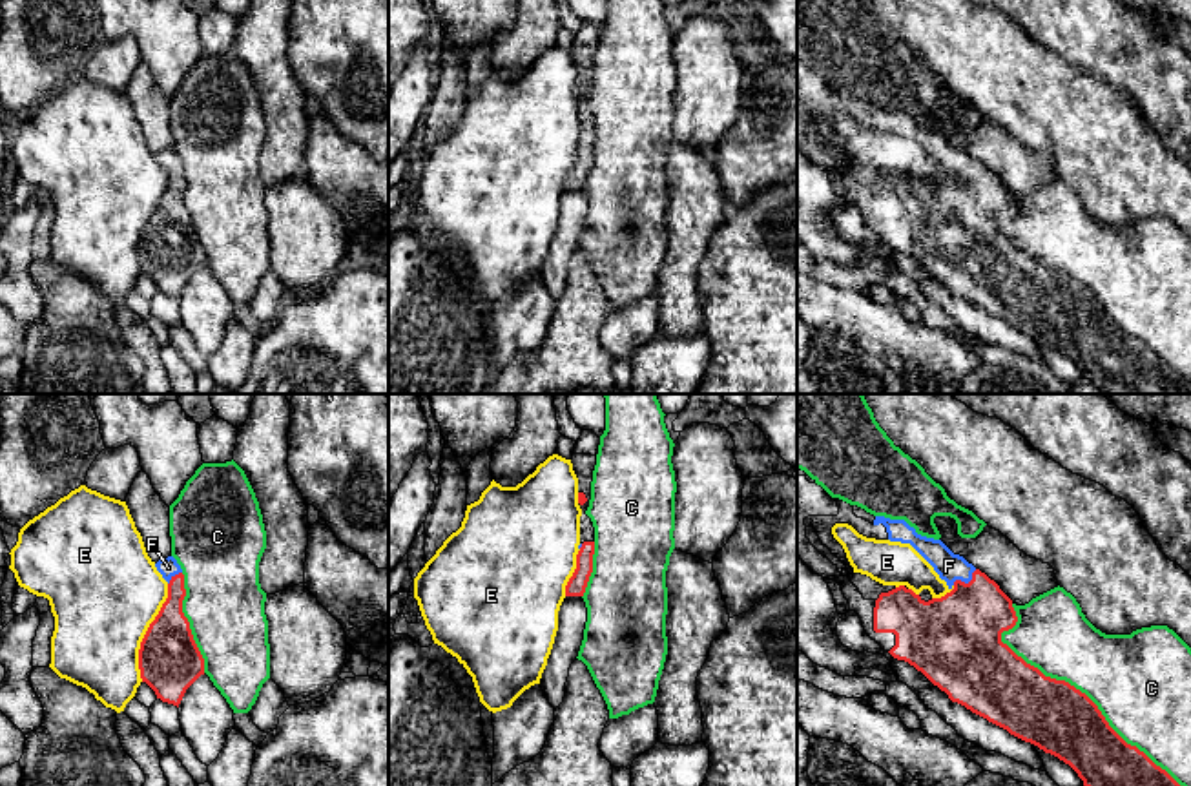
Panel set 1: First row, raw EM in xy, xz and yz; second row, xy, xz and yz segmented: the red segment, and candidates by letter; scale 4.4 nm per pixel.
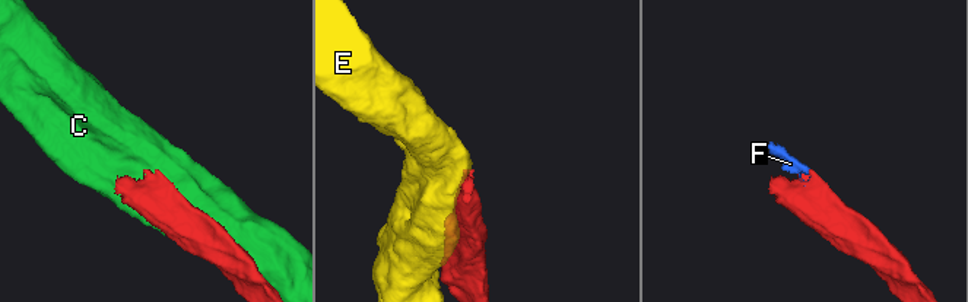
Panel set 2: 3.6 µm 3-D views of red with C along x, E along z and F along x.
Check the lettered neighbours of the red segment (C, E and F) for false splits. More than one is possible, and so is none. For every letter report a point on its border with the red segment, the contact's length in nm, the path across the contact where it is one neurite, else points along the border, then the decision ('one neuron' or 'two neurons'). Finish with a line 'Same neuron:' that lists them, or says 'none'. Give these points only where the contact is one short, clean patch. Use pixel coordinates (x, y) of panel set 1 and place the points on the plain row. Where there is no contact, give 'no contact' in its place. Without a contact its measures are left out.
C: contact yz (1078, 281); length 1150 nm; two neurons
E: contact xy (146, 225); length 440 nm; two neurons
F: contact yz (963, 174); length 130 nm; way yz (958, 228), (963, 214), (963, 174), (949, 157); one neuron
Same neuron: F

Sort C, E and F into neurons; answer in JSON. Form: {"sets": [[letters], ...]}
{"sets": [["C"], ["E"], ["F"]]}

